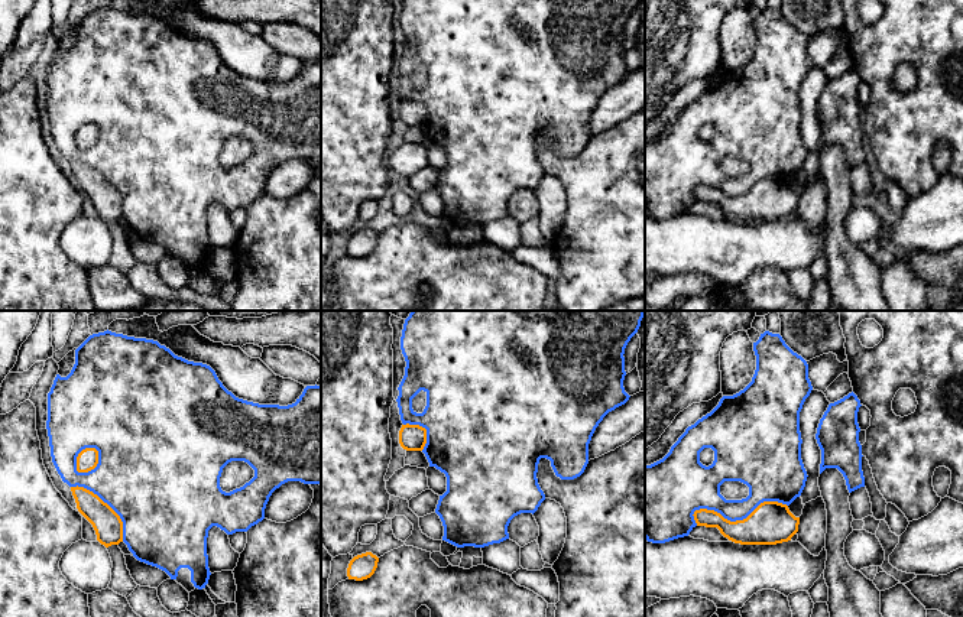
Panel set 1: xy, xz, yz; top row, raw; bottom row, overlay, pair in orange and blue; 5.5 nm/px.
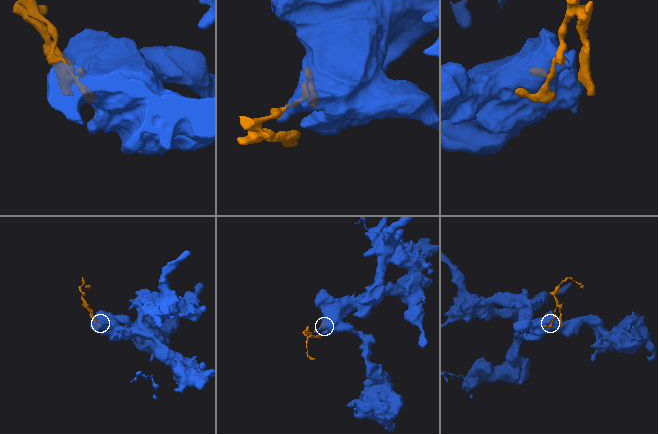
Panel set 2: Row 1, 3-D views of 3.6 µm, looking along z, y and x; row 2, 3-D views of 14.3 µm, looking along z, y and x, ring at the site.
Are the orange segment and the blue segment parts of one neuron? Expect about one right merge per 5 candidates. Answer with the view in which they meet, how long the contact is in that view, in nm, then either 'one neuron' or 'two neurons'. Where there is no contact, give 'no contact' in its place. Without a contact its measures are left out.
yz | 550 nm | two neurons

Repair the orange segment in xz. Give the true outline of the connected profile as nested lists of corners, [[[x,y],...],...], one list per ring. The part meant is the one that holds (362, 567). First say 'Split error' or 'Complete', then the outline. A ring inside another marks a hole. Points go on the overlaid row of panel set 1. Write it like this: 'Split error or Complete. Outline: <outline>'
Complete. Outline: [[[372,552],[354,556],[347,568],[348,579],[363,581],[370,578],[377,568],[379,558]]]

